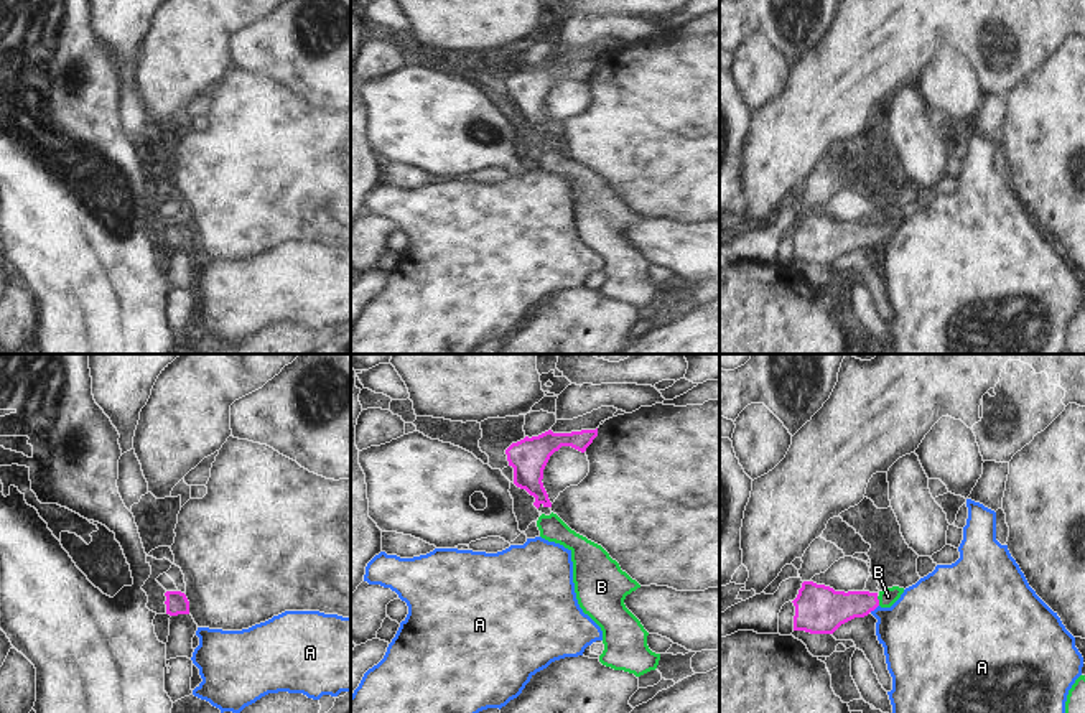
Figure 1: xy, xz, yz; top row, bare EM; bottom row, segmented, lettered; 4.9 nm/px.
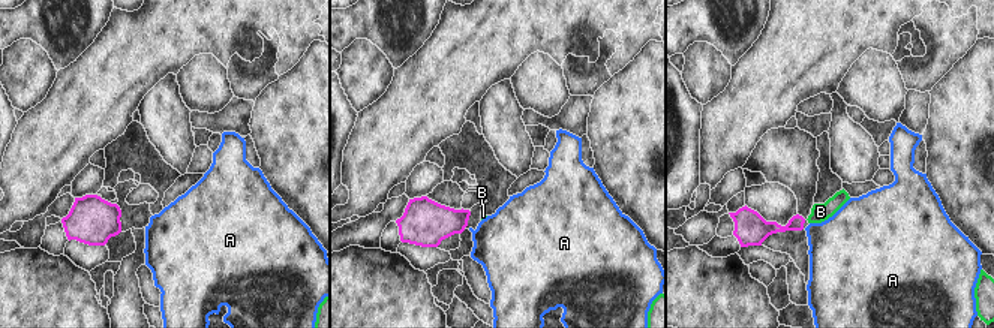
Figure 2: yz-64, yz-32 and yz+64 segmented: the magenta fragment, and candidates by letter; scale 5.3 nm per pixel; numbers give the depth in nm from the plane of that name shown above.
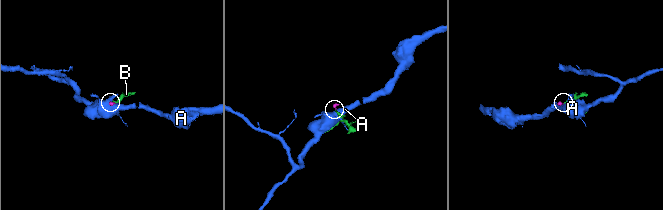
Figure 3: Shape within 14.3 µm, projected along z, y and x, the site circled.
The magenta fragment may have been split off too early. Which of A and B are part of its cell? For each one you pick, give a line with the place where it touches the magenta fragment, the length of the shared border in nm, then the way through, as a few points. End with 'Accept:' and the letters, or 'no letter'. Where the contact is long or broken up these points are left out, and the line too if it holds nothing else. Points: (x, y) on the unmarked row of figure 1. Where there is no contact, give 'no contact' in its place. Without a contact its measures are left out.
B: contact yz (878, 233); length 50 nm; way yz (828, 241), (878, 233), (888, 228)
Accept: B

